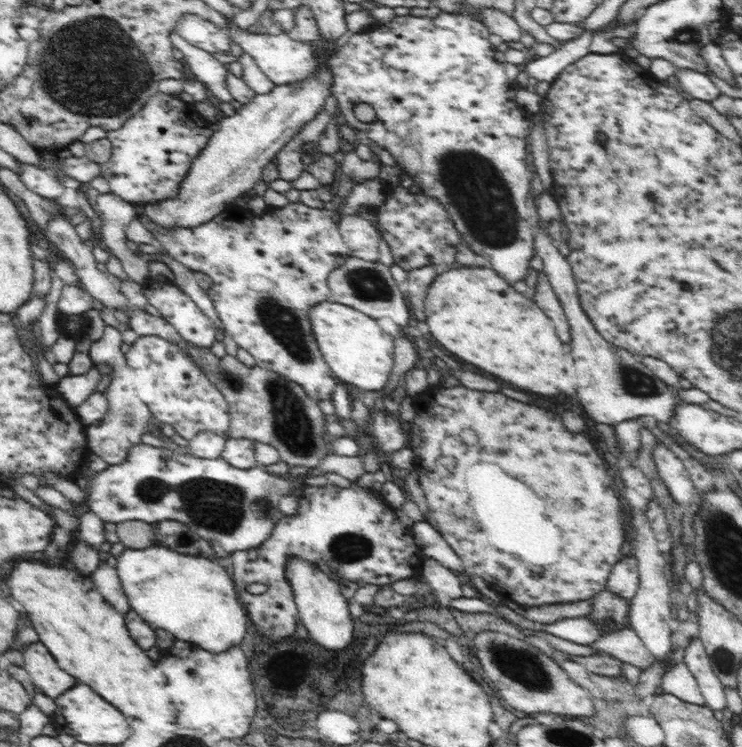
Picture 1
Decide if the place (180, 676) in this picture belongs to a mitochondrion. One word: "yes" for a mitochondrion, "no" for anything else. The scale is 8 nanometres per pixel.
no

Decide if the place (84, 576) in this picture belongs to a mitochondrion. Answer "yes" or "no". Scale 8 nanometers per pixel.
no

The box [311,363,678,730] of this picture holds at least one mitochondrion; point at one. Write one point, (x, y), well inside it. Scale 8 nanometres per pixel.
(531, 674)

